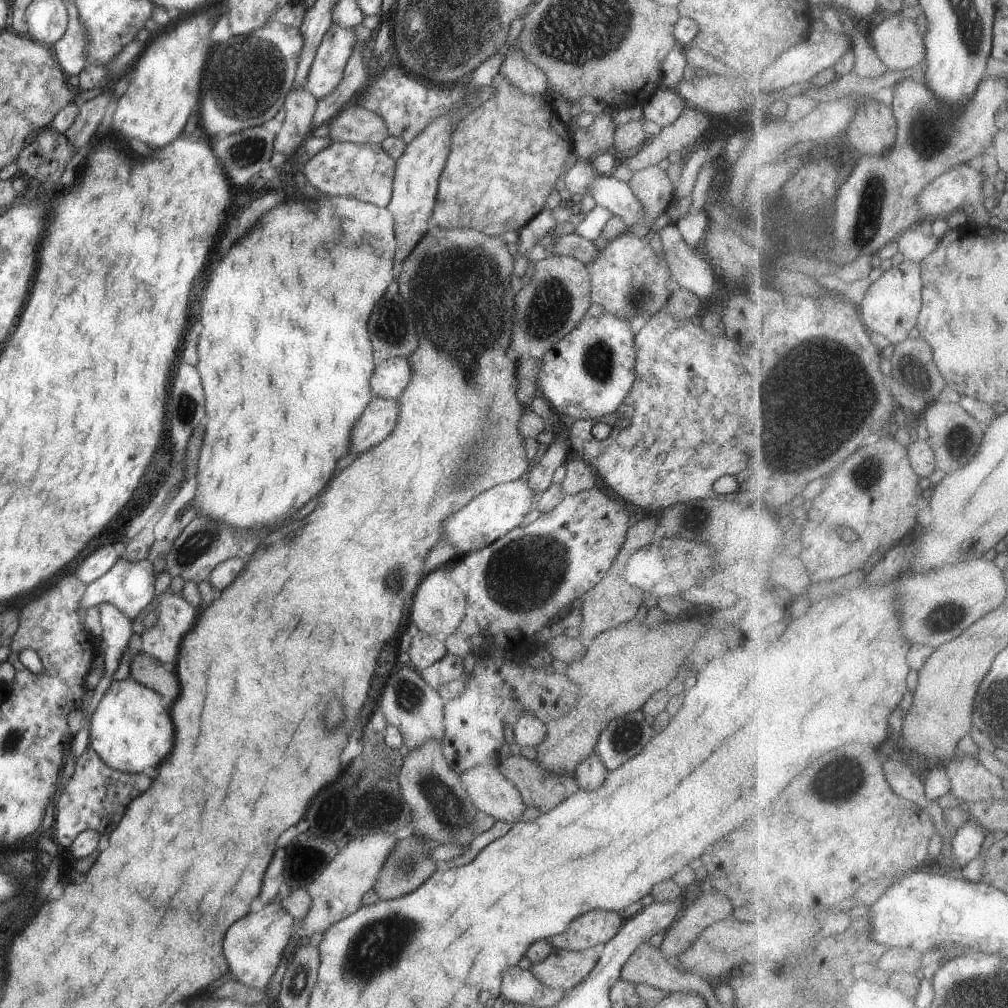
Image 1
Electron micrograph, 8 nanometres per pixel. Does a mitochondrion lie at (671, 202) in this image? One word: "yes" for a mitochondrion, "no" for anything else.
no

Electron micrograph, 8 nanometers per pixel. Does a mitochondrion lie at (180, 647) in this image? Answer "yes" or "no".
no

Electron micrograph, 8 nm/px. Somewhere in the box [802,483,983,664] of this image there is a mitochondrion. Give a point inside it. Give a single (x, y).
(945, 617)

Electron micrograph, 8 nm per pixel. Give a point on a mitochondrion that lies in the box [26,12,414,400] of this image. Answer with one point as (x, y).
(245, 81)

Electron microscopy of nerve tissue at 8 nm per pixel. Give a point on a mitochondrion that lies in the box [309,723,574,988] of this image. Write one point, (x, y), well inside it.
(366, 957)

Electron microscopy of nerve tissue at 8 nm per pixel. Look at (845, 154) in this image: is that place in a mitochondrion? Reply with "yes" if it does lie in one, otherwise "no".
no

